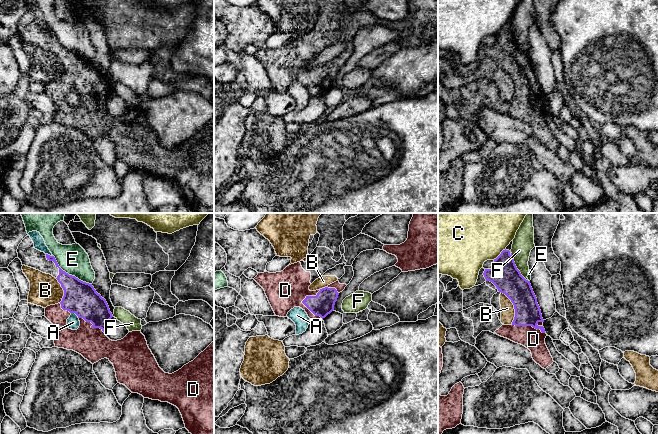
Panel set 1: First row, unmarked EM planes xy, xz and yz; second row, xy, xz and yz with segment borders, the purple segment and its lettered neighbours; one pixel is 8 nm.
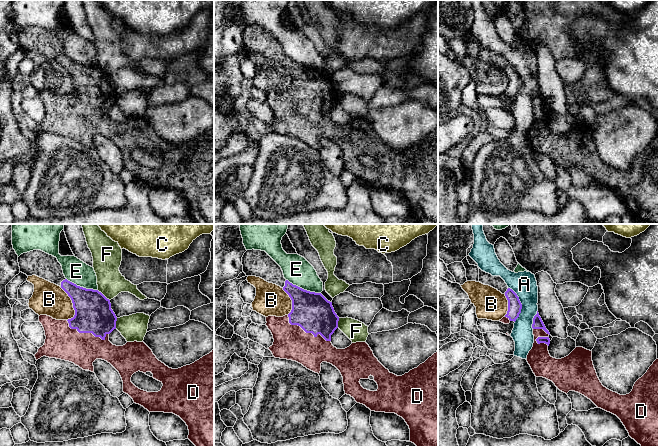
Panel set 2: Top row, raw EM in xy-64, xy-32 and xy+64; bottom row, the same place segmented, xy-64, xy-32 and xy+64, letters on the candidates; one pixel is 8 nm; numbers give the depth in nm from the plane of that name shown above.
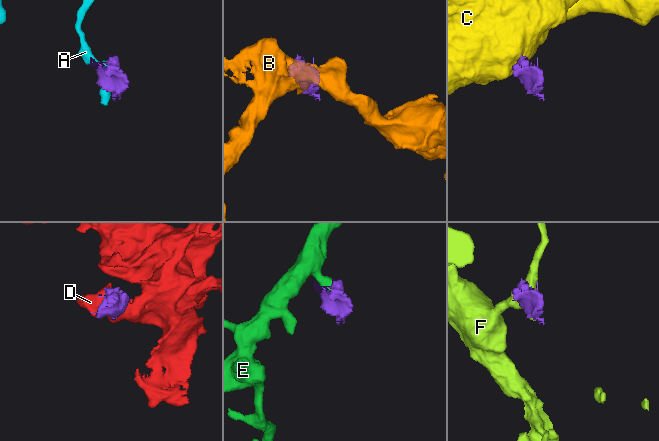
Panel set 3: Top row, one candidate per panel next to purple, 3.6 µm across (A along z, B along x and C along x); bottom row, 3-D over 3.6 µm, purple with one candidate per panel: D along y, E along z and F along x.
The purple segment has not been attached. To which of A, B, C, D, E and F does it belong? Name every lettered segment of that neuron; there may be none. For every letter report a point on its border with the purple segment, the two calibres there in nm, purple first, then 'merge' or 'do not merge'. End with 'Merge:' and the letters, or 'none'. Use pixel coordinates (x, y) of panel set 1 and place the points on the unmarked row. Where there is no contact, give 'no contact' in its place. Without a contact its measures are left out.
A: meets purple in xy at (75, 89); 260 nm thick on the purple side, 100 nm on the other; do not merge
B: meets purple in yz at (514, 83); 220 nm thick on the purple side, 110 nm on the other; do not merge
C: meets purple in yz at (500, 30); 220 nm thick on the purple side, 340 nm on the other; do not merge
D: meets purple in xz at (302, 78); 180 nm thick on the purple side, 300 nm on the other; merge
E: meets purple in xy at (70, 51); 260 nm thick on the purple side, 240 nm on the other; do not merge
F: meets purple in yz at (516, 43); 220 nm thick on the purple side, 170 nm on the other; do not merge
Merge: D

